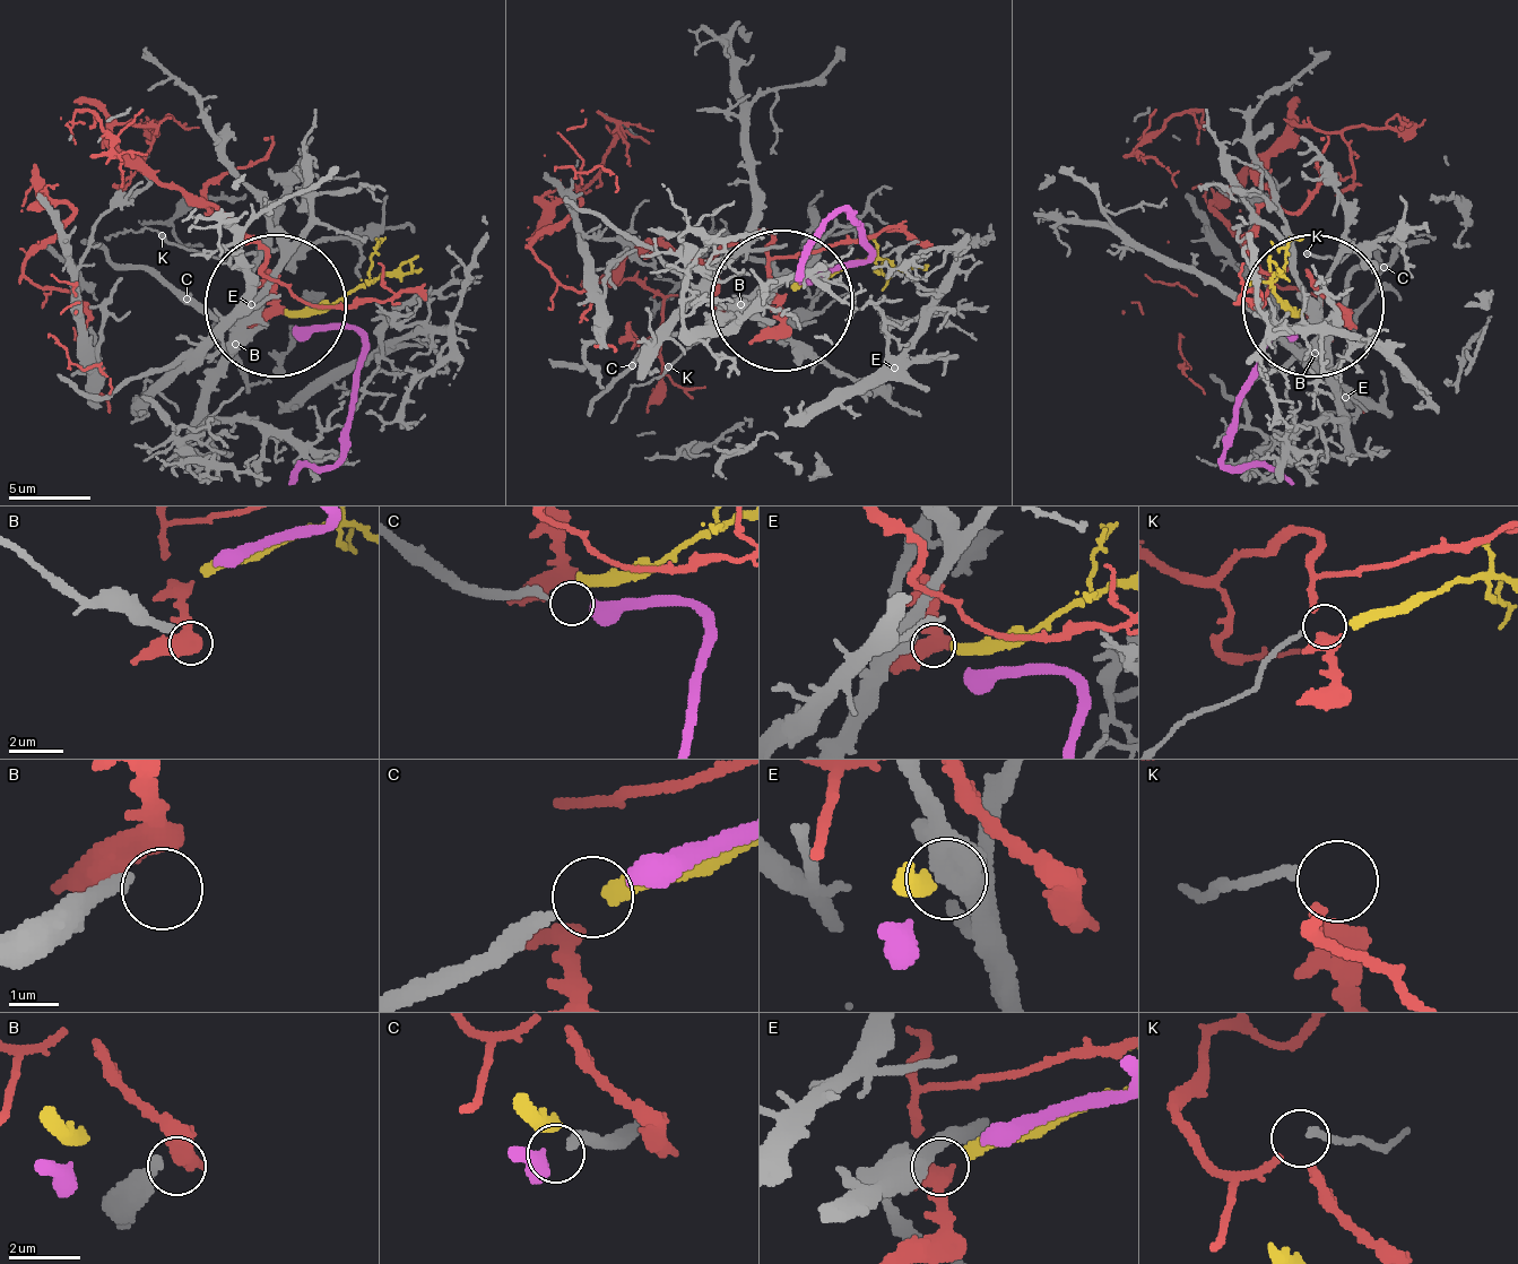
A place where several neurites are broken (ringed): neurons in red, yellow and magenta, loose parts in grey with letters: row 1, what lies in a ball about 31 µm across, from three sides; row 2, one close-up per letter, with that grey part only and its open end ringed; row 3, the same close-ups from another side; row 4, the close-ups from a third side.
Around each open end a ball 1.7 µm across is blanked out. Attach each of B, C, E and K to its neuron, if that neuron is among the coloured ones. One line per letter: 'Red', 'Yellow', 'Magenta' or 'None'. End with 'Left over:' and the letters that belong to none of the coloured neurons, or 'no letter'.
B: None
C: Magenta
E: Yellow
K: None
Left over: B, K

